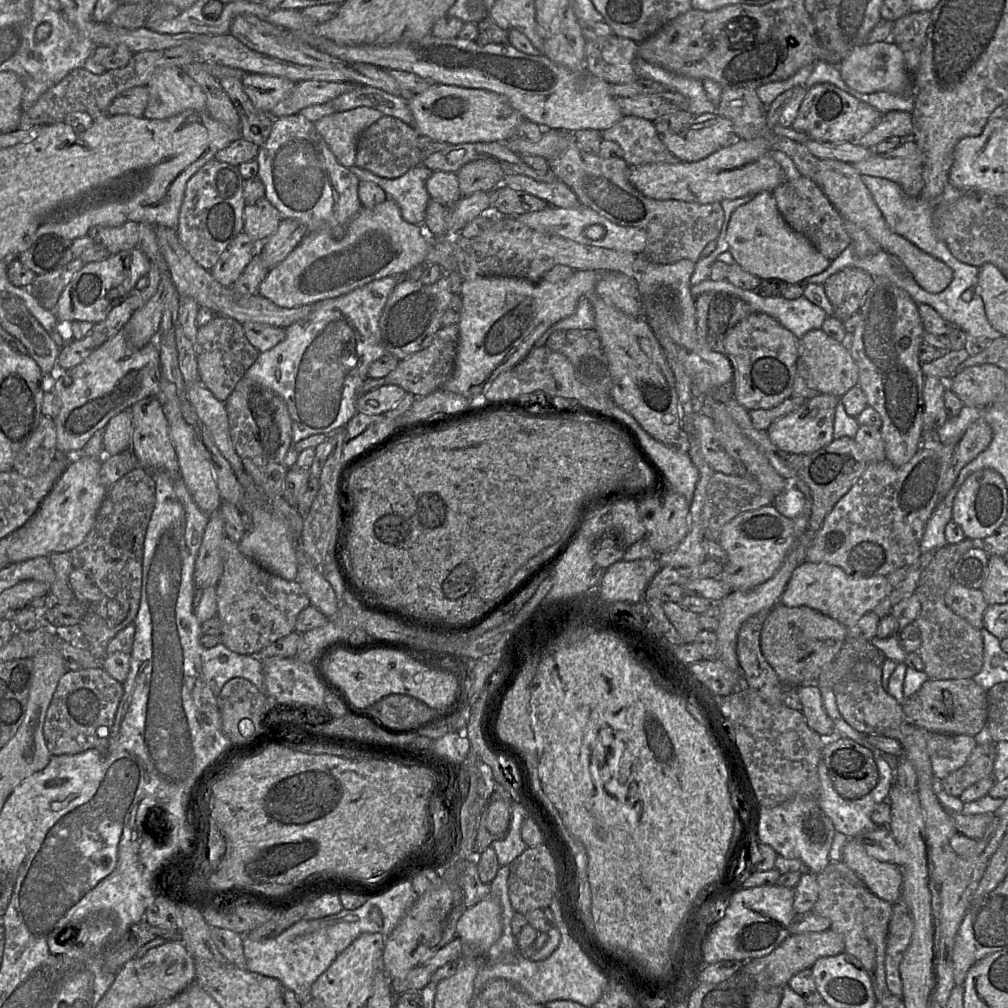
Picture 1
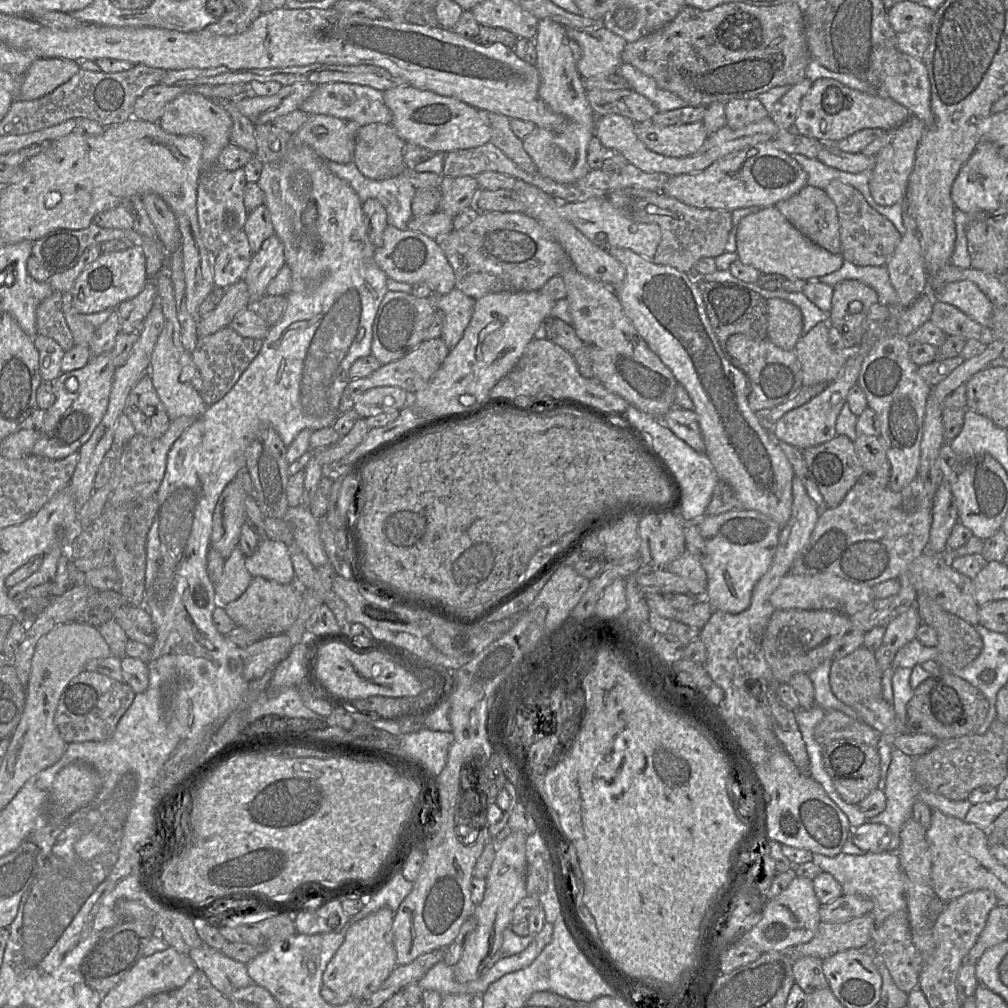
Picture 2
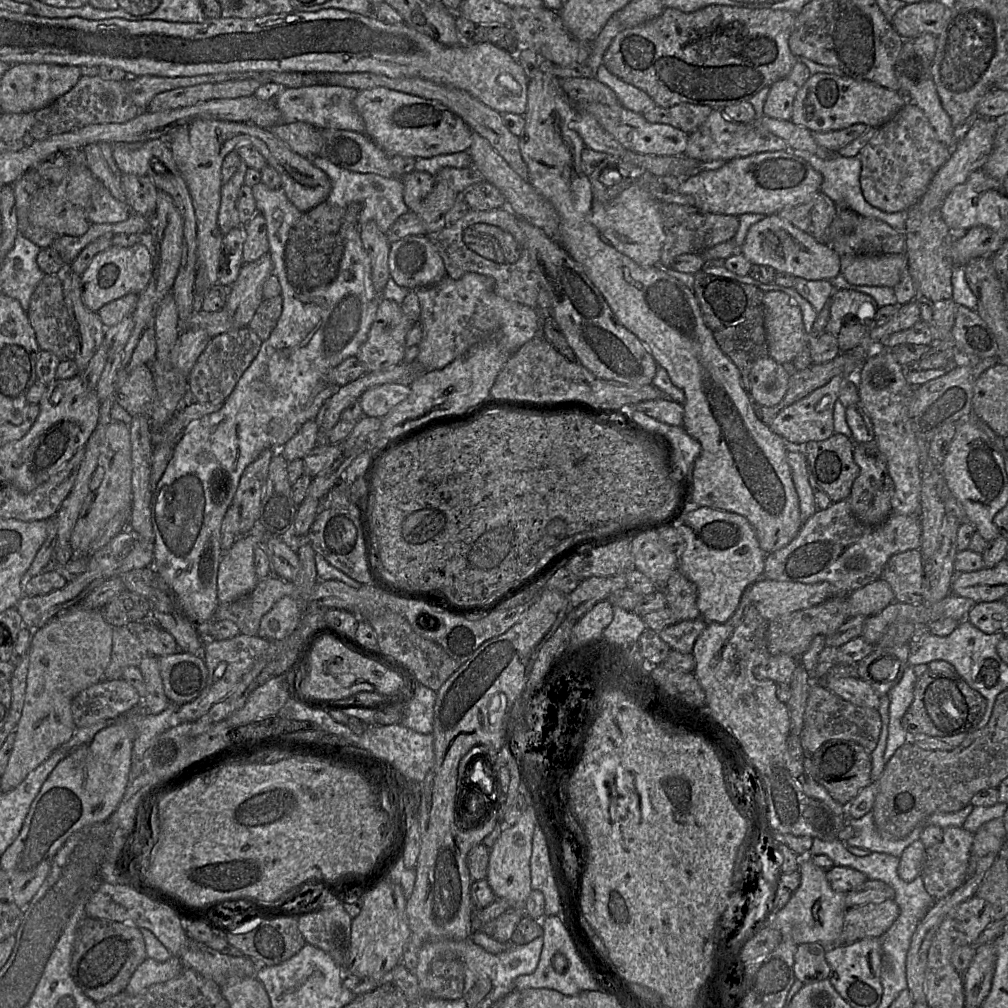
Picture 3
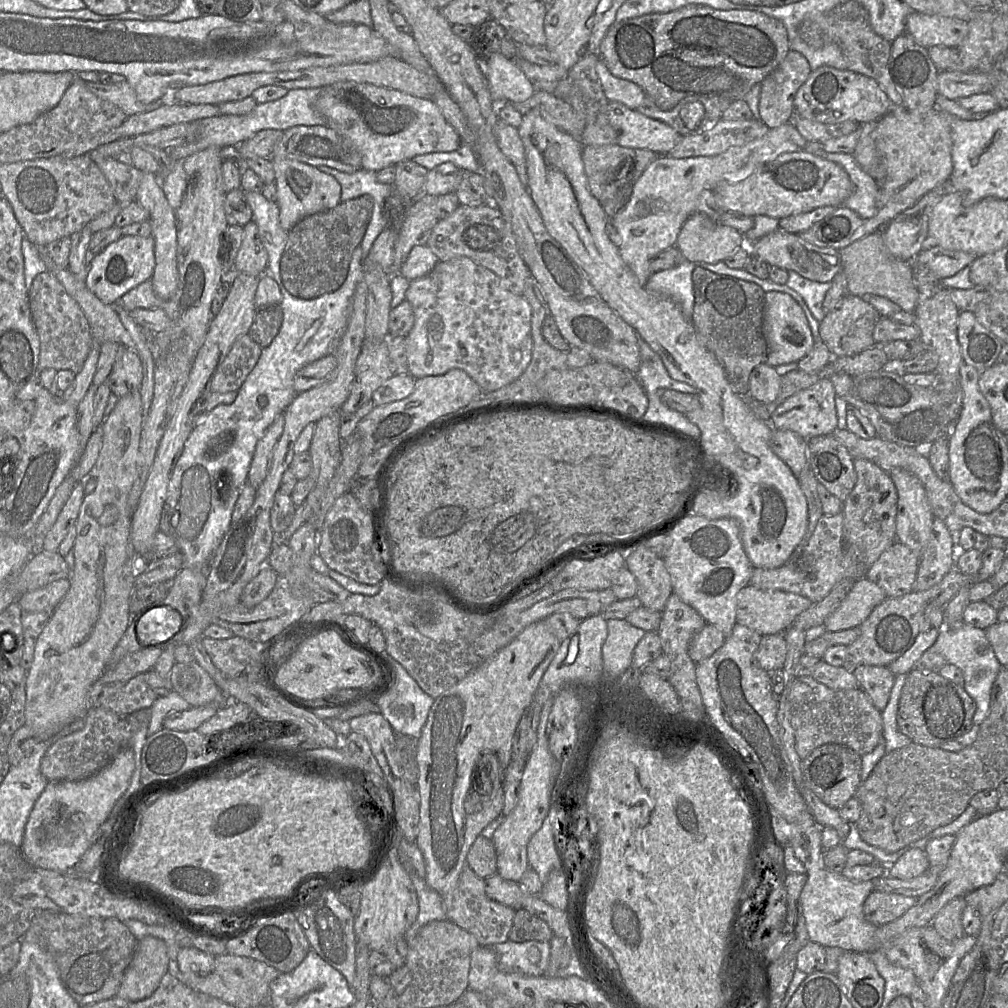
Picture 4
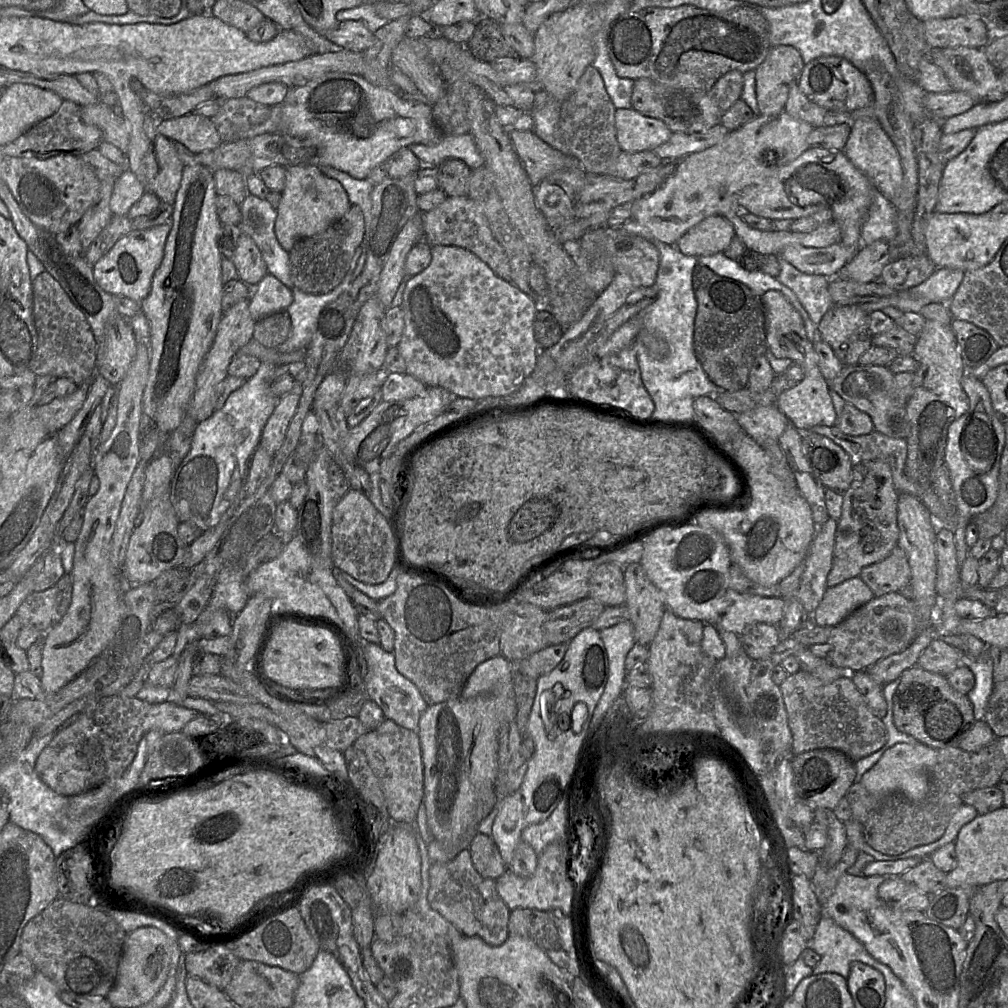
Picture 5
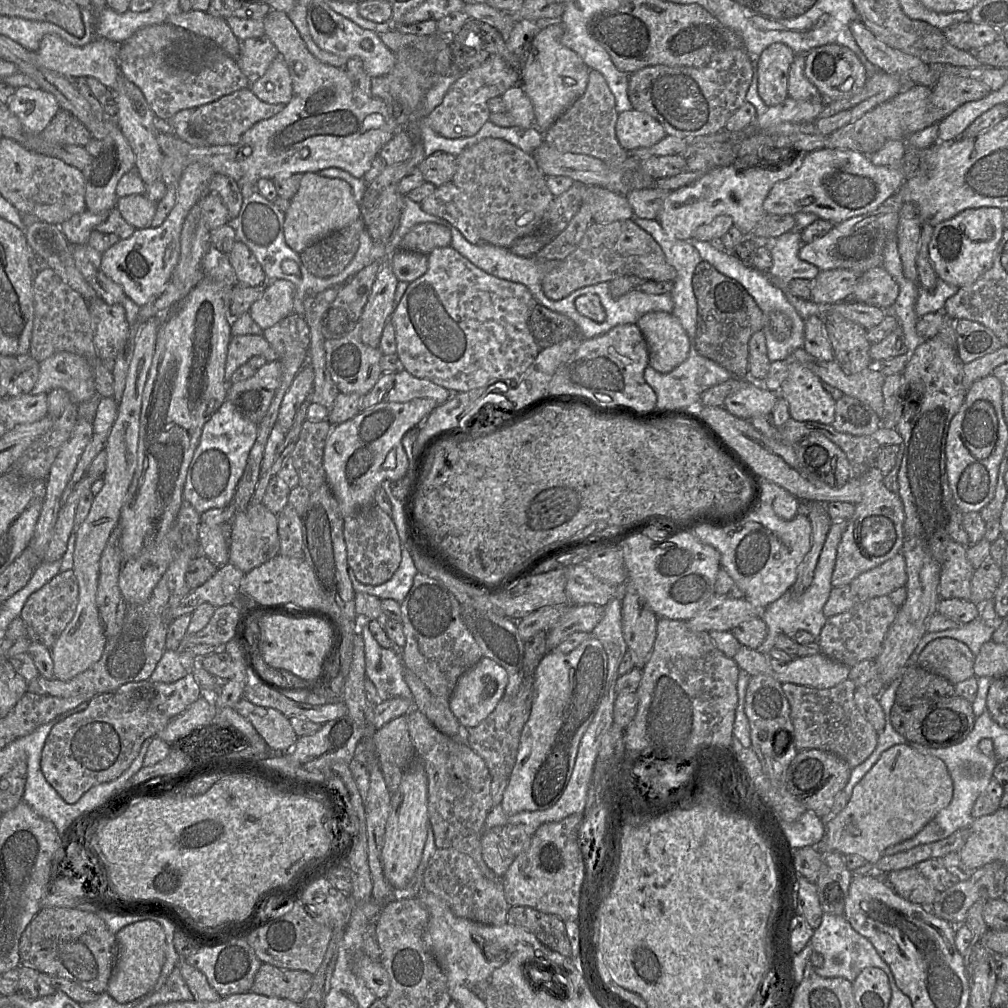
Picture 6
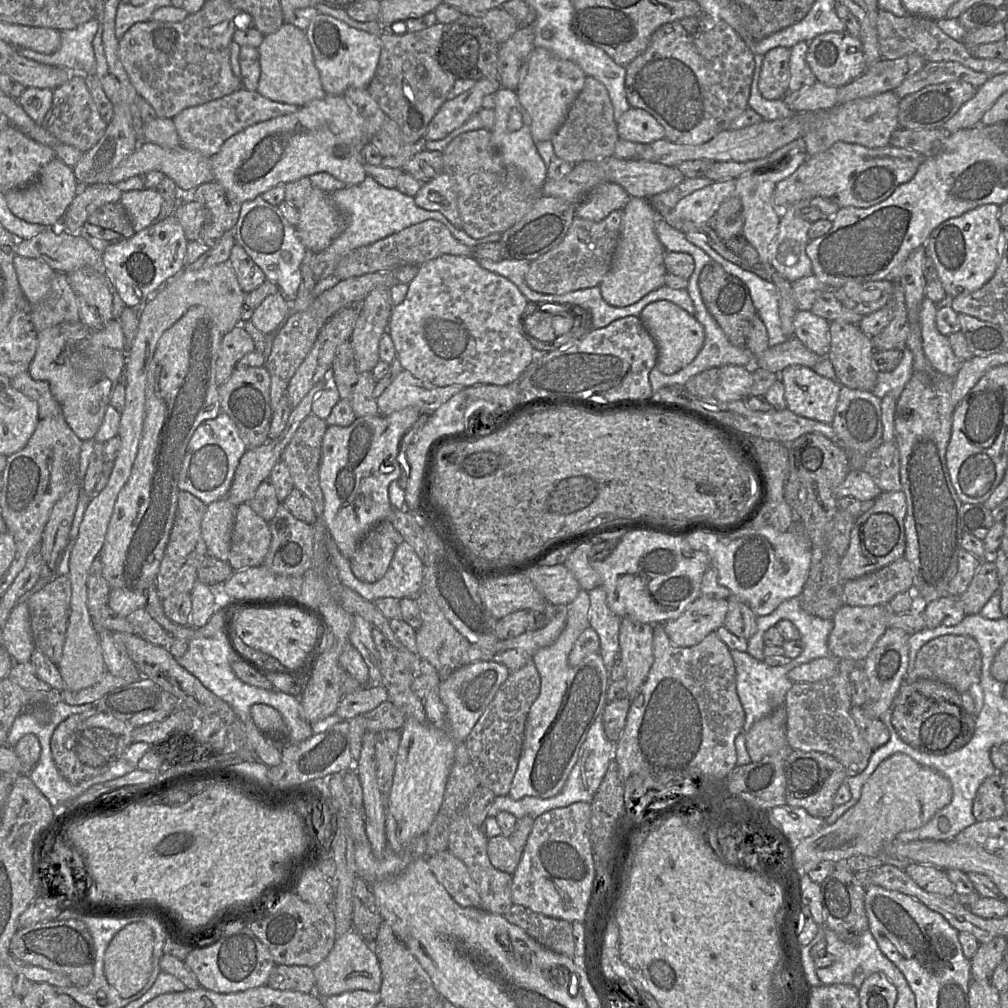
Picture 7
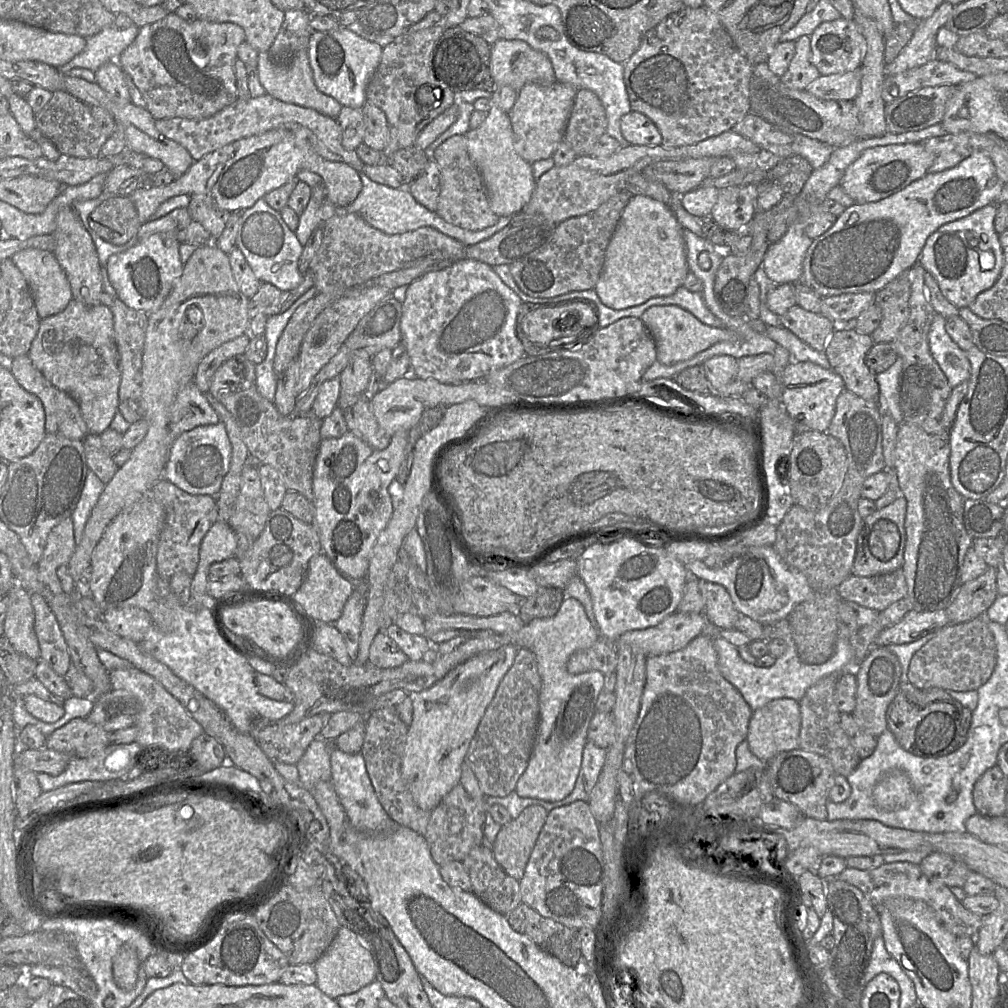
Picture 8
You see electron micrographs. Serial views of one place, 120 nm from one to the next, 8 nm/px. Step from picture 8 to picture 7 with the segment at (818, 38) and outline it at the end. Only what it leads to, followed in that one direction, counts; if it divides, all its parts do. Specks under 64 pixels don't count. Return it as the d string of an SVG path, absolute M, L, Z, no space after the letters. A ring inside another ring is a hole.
M847 31L820 34L809 42L806 61L817 82L827 86L841 88L867 69L861 40Z

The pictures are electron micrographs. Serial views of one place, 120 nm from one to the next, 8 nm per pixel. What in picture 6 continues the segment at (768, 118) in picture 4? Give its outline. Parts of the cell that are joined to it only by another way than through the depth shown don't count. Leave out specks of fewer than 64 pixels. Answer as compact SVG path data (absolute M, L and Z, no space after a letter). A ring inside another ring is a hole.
M774 43L757 57L758 94L768 107L788 97L789 70L796 54L787 45Z

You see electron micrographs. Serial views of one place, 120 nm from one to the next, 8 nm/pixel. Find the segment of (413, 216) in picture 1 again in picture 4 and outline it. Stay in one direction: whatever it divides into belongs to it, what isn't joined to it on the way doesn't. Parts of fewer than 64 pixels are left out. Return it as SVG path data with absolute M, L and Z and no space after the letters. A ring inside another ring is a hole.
M318 166L318 170L334 177L341 186L341 202L364 195L372 198L372 213L365 235L361 242L362 263L365 264L369 252L384 229L383 206L385 199L394 190L394 185L380 183L376 172L359 169L345 173L328 166Z

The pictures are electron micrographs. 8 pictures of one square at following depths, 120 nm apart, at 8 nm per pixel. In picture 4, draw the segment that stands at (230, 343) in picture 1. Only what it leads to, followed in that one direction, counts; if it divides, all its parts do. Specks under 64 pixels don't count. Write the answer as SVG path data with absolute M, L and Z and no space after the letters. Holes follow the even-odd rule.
M249 333L238 337L212 376L211 392L238 391L257 364L261 353L262 347Z

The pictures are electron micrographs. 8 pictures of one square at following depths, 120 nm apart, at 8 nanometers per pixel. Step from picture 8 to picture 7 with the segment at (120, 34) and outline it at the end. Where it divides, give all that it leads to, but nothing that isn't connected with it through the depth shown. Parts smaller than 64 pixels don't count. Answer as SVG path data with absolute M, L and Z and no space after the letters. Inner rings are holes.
M93 18L73 30L60 31L60 46L52 54L43 54L31 49L15 47L19 55L30 60L65 68L72 74L93 74L95 55L93 39L98 29L98 21Z

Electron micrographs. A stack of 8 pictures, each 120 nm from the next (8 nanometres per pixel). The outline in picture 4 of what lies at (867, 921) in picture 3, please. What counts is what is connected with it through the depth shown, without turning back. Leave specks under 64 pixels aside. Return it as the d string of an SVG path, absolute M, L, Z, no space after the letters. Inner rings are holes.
M874 889L864 902L864 916L872 924L883 926L902 917L915 905L916 900L914 897Z

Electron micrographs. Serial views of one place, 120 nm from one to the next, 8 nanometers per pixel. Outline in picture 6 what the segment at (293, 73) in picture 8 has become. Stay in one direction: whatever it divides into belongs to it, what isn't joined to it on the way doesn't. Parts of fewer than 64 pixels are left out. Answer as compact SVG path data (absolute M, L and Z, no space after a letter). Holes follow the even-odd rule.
M281 56L275 58L264 75L253 80L249 88L266 103L287 105L291 101L293 88L284 59Z

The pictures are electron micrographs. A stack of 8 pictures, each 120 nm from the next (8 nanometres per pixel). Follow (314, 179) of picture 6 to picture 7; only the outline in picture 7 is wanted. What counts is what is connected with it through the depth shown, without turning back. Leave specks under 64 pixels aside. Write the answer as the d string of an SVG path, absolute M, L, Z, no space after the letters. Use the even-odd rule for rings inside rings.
M313 187L304 205L298 209L297 235L305 248L314 253L325 250L347 225L344 214L329 194Z

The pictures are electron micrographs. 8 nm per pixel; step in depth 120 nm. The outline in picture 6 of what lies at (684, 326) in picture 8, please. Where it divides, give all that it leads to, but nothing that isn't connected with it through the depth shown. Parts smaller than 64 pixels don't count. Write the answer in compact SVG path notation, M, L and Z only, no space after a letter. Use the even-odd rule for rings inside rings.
M646 313L637 325L646 340L652 368L660 373L669 373L687 359L690 341L672 313Z

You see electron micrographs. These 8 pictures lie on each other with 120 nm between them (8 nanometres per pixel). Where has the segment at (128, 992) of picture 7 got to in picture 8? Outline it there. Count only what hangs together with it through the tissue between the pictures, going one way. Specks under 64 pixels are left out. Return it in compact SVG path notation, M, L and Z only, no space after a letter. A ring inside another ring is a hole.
M122 944L112 960L112 973L115 984L123 991L134 988L139 971L137 950L132 944Z

